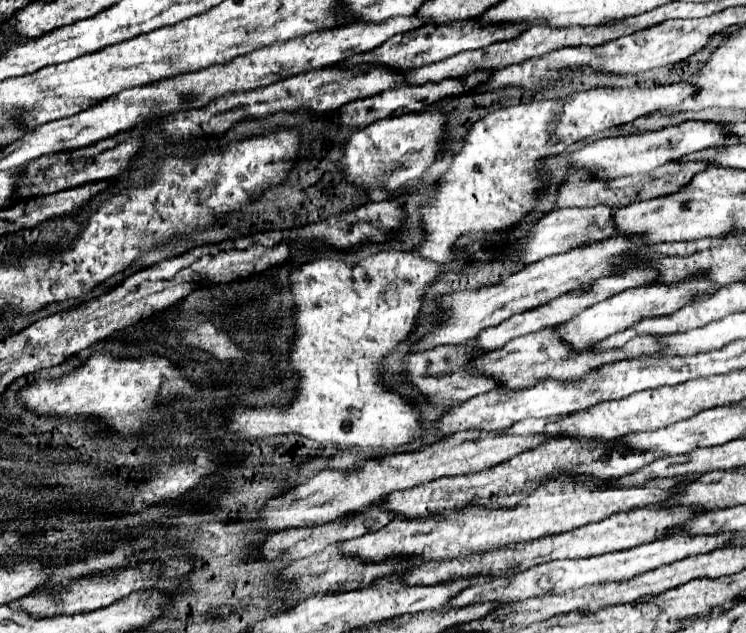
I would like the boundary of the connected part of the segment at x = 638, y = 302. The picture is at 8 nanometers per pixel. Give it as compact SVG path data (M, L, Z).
M708 280L678 282L674 286L646 286L646 288L642 286L642 288L632 288L632 290L620 292L618 296L612 296L610 300L598 302L596 306L588 308L586 312L574 316L574 320L568 320L566 324L558 324L558 328L554 328L554 330L558 332L558 336L570 348L586 348L586 346L592 346L592 344L604 340L610 334L616 334L620 330L626 330L628 326L634 326L642 318L672 314L678 308L690 304L692 298L704 296L704 294L712 294L712 292L716 292L716 286L712 282L708 282Z

